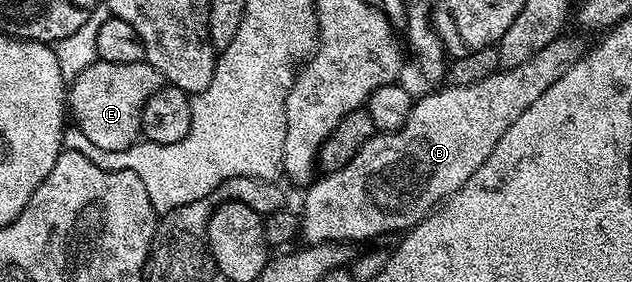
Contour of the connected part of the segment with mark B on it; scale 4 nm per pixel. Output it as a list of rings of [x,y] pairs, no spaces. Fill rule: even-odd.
[[[562,35],[547,43],[543,51],[535,51],[527,63],[519,63],[519,67],[499,68],[489,78],[470,86],[450,84],[449,89],[441,89],[438,93],[429,93],[426,97],[418,96],[413,103],[411,115],[407,115],[407,123],[398,133],[377,133],[359,147],[359,151],[339,171],[318,176],[304,190],[305,206],[299,209],[299,237],[305,245],[321,245],[325,241],[369,241],[380,233],[397,233],[408,231],[424,221],[453,193],[458,193],[483,167],[483,159],[495,151],[495,143],[503,139],[503,131],[551,87],[551,83],[559,83],[559,79],[567,70],[587,52],[577,37]]]

